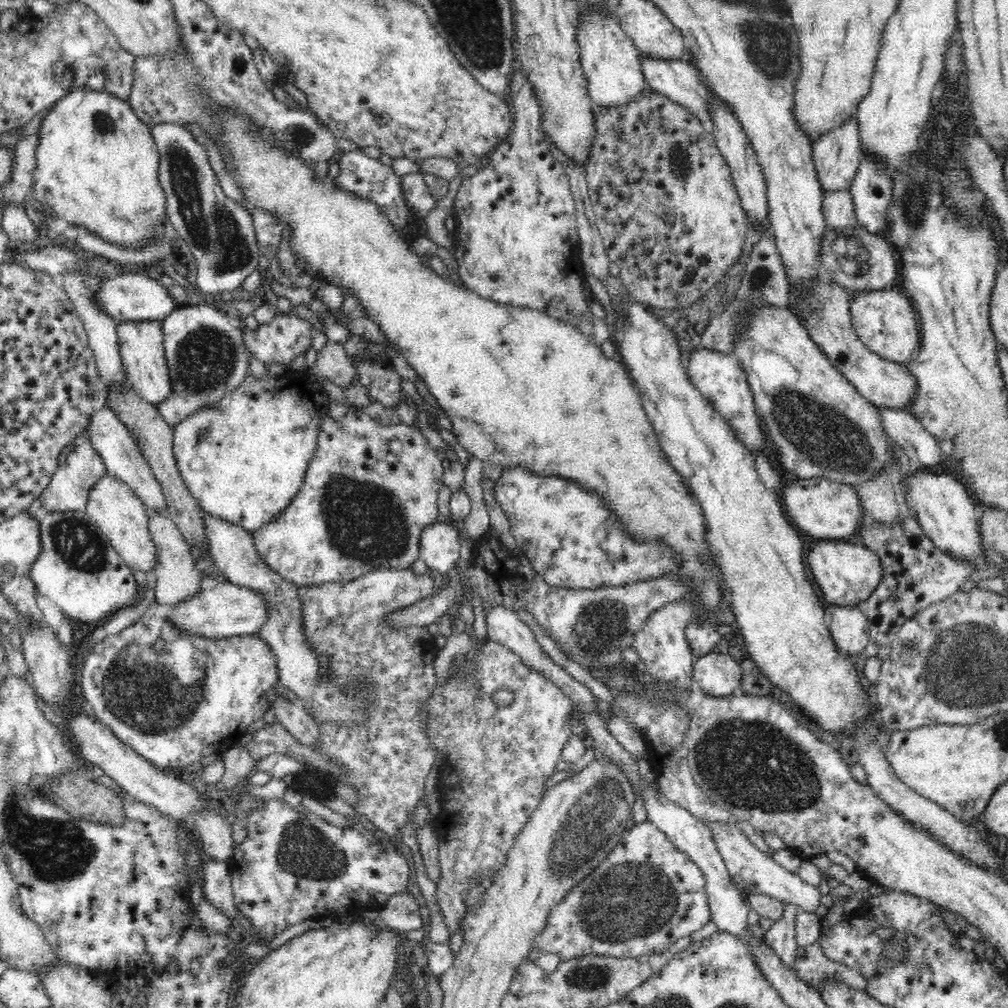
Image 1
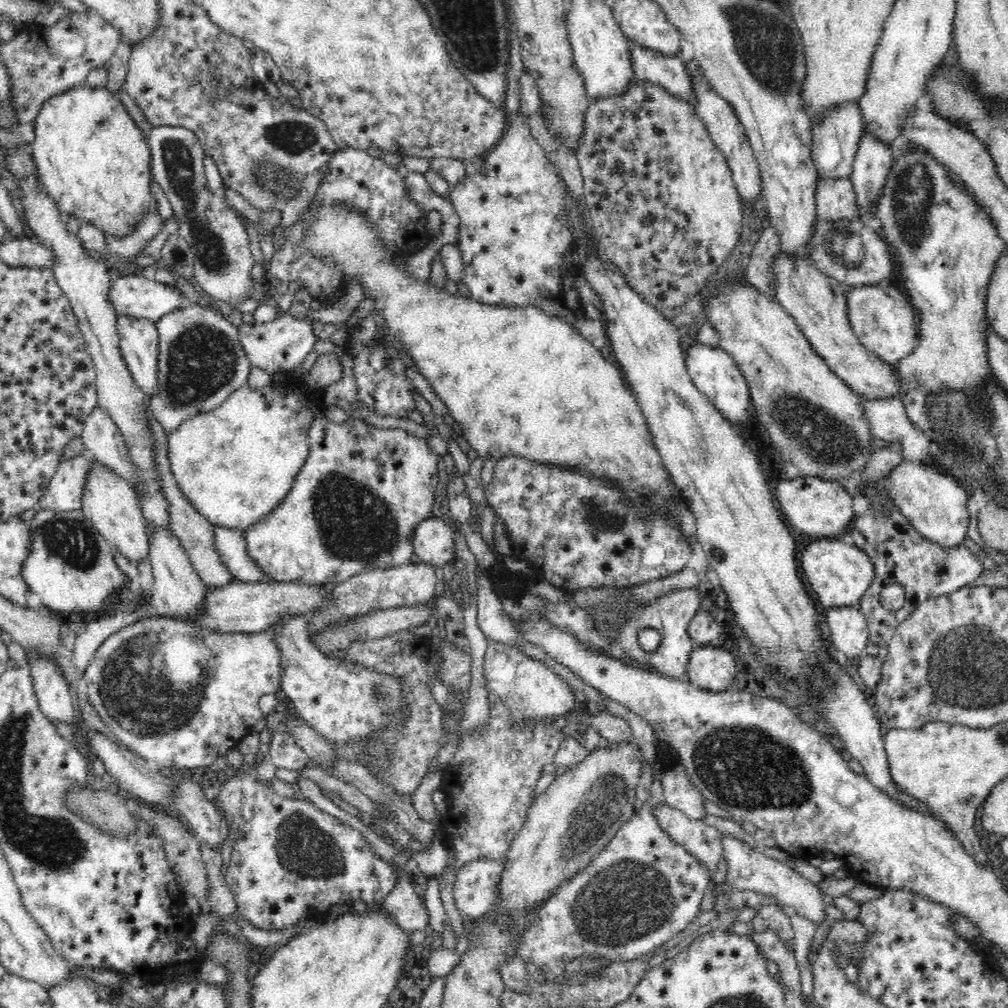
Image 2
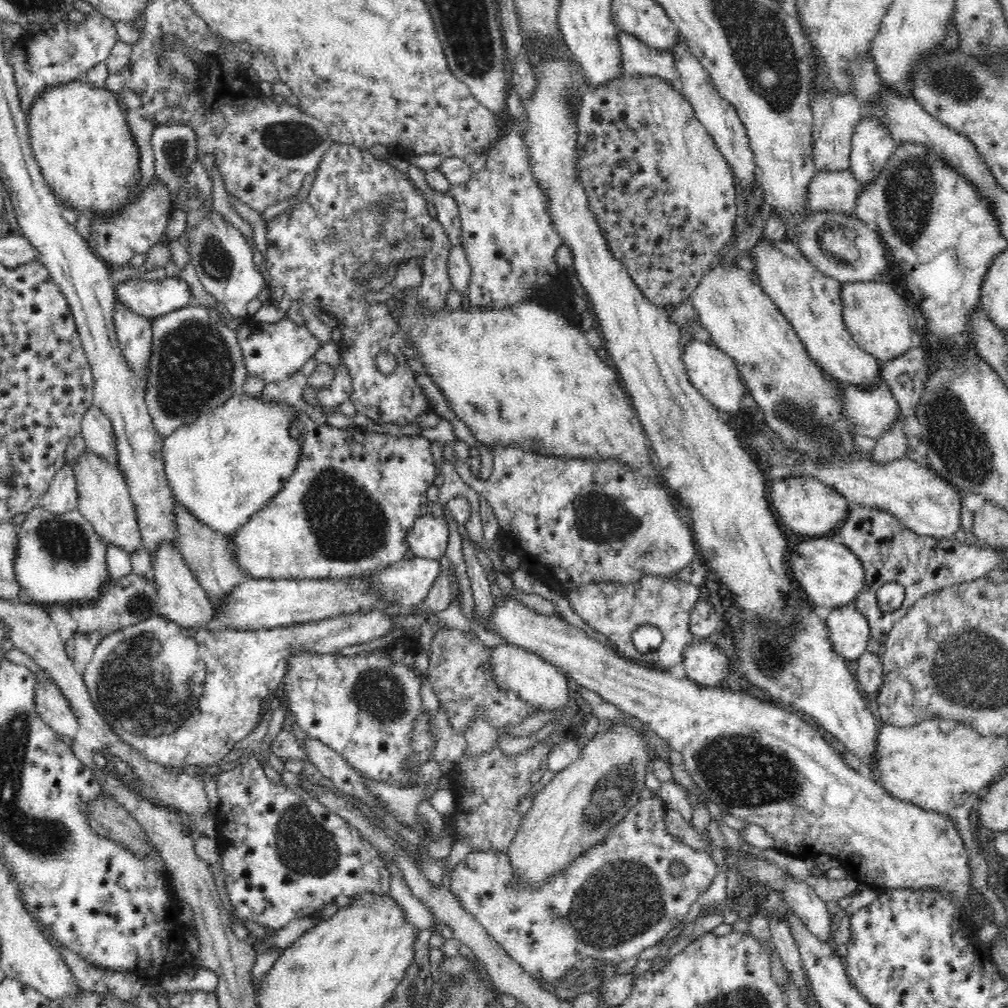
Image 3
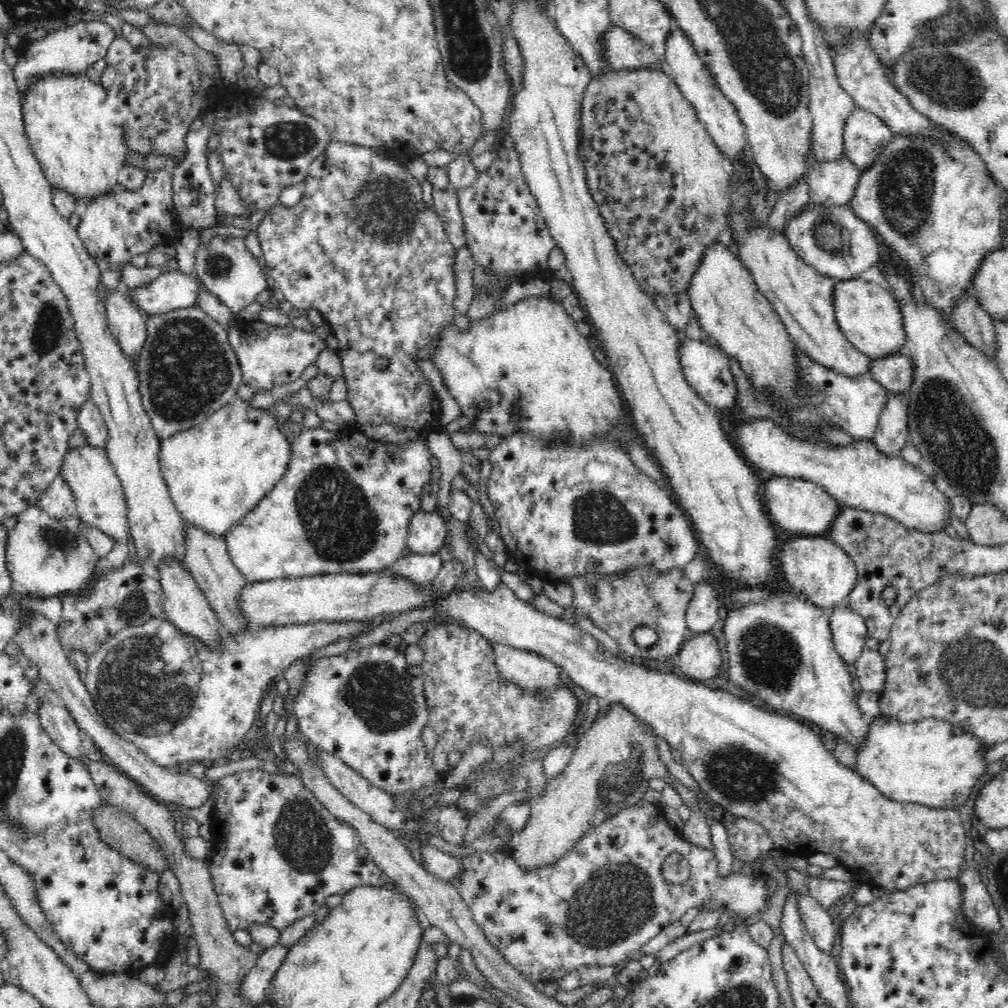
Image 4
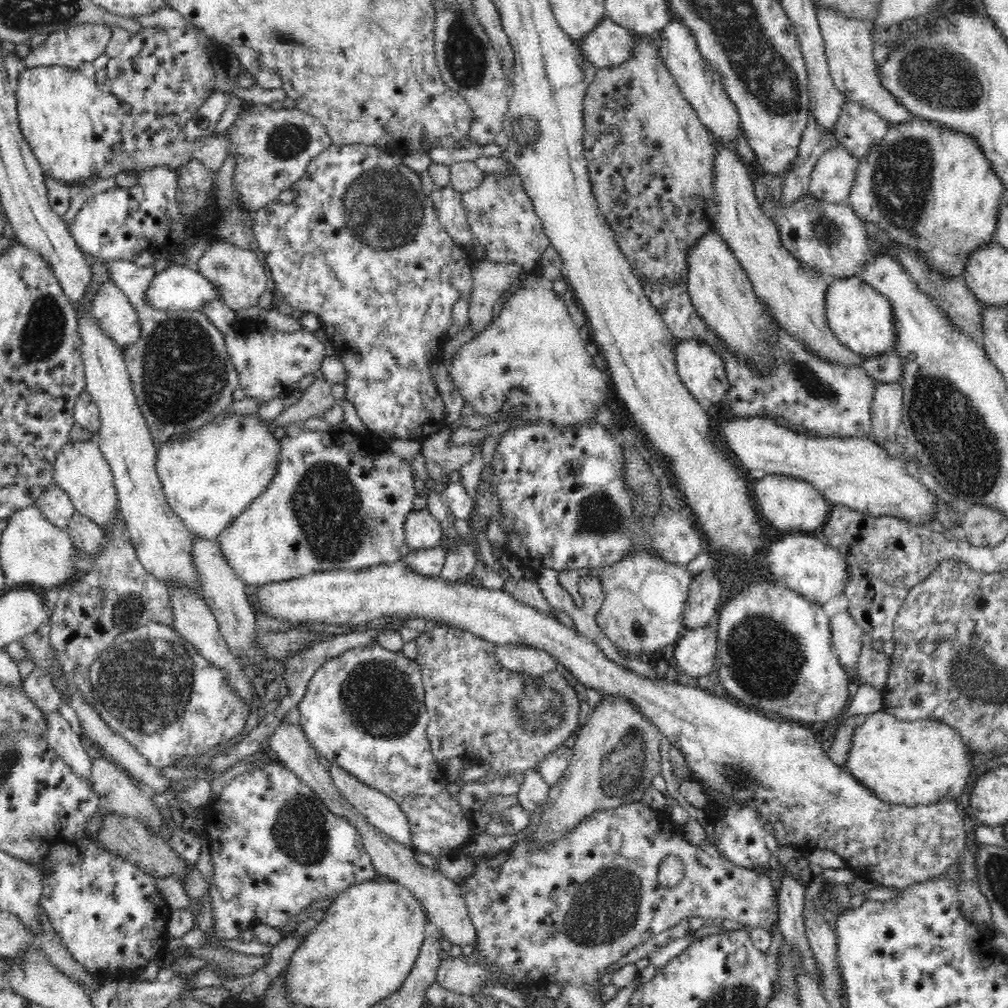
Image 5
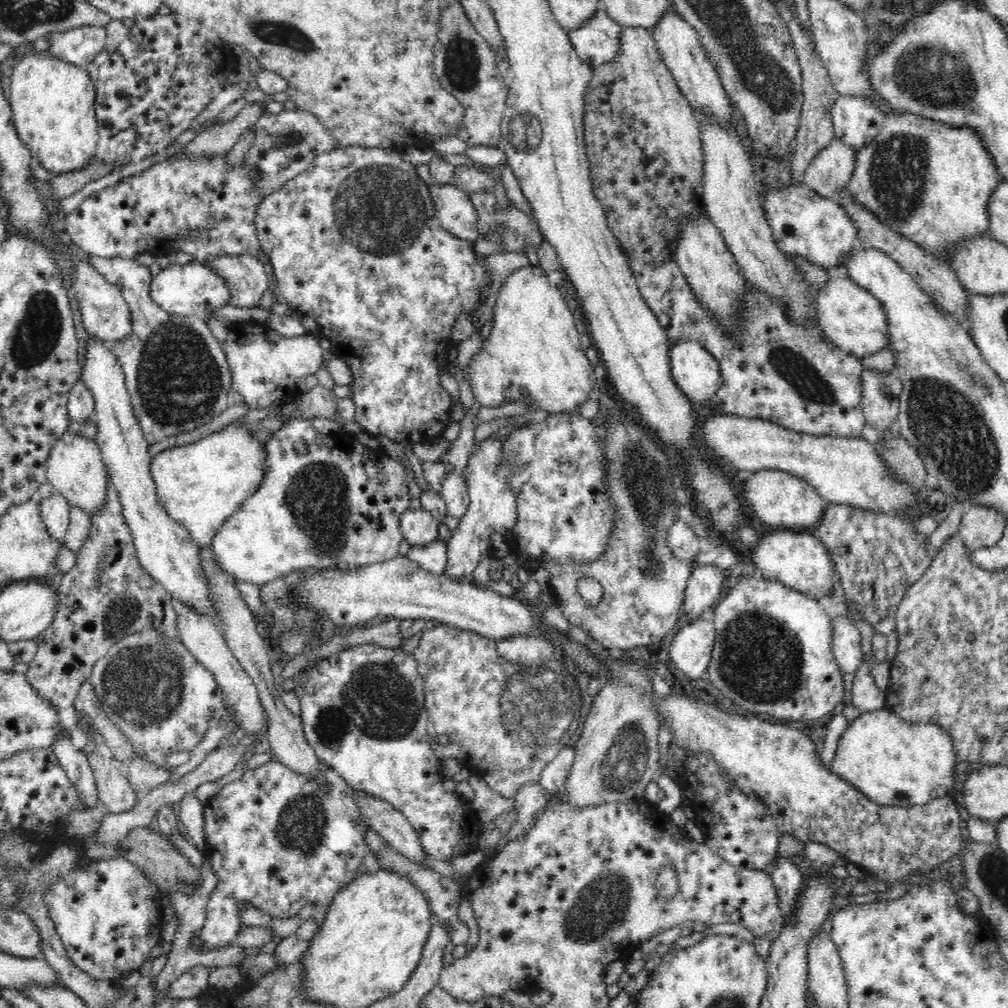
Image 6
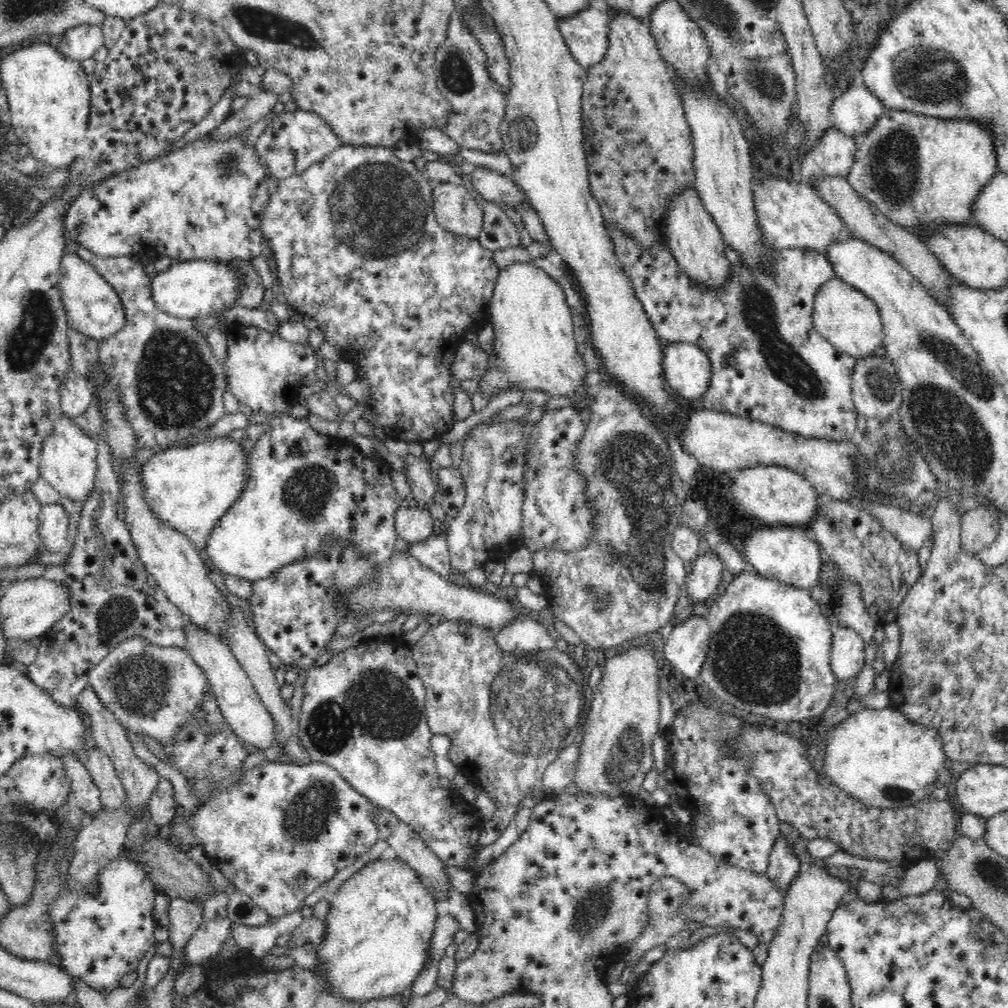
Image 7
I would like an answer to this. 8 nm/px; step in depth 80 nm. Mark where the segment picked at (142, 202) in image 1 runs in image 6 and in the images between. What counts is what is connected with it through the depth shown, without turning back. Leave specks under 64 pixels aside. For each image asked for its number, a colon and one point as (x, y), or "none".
2: (91, 158)
3: (87, 154)
4: (66, 122)
5: (59, 110)
6: (53, 102)

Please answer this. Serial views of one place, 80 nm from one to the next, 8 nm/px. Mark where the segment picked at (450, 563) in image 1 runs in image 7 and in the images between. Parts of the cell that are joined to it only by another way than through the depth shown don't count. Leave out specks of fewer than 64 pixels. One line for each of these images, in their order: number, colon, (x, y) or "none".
2: (433, 541)
3: (427, 538)
4: (427, 531)
5: (423, 530)
6: (419, 527)
7: (414, 524)

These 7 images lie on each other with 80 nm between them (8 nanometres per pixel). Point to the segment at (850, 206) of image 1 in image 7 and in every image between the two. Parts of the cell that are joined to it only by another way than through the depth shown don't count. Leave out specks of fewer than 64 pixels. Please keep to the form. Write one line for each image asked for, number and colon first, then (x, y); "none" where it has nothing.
2: (836, 199)
3: (830, 191)
4: (833, 183)
5: (834, 174)
6: (829, 173)
7: (834, 155)

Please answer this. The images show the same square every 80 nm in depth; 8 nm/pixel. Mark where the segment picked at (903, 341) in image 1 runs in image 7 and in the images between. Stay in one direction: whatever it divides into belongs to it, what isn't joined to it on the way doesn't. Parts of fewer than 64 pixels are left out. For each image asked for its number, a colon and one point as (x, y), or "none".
2: (885, 322)
3: (880, 322)
4: (869, 316)
5: (861, 318)
6: (854, 320)
7: (852, 323)

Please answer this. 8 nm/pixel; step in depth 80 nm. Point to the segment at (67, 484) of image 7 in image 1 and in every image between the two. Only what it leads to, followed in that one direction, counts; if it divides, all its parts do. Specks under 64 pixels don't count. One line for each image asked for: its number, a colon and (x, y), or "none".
1: (113, 506)
2: (111, 504)
3: (104, 500)
4: (98, 493)
5: (80, 468)
6: (75, 468)

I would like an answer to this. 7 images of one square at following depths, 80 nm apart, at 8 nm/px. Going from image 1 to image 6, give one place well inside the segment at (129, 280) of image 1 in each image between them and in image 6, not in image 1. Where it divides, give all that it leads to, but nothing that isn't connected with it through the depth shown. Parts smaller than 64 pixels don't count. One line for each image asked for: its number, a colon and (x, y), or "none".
2: (133, 295)
3: (152, 298)
4: (173, 290)
5: (178, 287)
6: (194, 288)

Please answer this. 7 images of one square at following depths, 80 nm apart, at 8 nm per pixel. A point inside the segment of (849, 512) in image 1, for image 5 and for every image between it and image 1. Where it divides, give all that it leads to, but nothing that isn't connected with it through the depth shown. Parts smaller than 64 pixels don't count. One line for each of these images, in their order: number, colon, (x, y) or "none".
2: (821, 507)
3: (802, 503)
4: (795, 504)
5: (786, 502)

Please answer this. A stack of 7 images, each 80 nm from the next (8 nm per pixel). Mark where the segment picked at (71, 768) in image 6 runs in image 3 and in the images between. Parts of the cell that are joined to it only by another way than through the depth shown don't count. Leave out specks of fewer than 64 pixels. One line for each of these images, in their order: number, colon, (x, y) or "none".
3: (52, 707)
4: (55, 719)
5: (61, 737)

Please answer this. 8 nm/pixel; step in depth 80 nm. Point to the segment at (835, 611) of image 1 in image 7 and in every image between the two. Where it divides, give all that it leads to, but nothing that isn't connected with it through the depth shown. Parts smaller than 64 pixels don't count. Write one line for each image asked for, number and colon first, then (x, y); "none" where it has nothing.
2: (849, 633)
3: (849, 631)
4: (849, 630)
5: (847, 637)
6: (847, 647)
7: (847, 656)

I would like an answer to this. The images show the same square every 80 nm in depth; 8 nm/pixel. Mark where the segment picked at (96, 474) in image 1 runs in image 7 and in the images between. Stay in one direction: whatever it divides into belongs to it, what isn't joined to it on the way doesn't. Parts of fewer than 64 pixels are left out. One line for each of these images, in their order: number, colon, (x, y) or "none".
2: (64, 493)
3: (62, 496)
4: (57, 501)
5: (56, 506)
6: (54, 509)
7: (53, 520)

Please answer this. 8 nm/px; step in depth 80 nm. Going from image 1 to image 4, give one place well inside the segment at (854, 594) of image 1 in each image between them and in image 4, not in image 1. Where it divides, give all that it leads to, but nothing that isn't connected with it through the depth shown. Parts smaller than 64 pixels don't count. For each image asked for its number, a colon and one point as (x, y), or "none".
2: (839, 573)
3: (829, 573)
4: (817, 569)

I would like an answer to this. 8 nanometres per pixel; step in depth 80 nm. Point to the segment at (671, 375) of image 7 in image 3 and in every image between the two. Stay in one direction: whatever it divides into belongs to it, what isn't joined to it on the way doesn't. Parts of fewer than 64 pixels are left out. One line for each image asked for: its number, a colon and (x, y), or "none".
3: (711, 371)
4: (707, 371)
5: (702, 371)
6: (696, 372)

